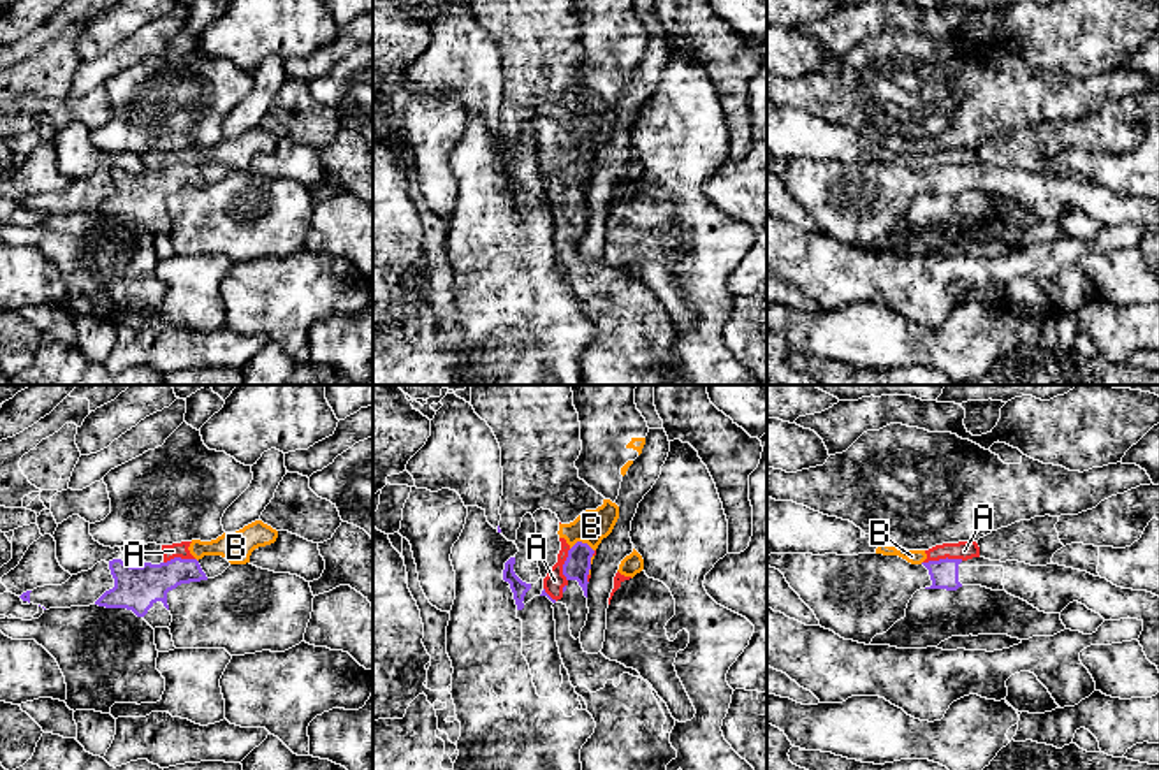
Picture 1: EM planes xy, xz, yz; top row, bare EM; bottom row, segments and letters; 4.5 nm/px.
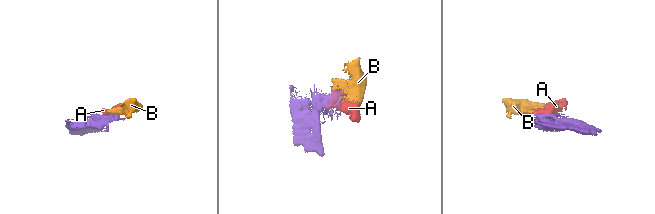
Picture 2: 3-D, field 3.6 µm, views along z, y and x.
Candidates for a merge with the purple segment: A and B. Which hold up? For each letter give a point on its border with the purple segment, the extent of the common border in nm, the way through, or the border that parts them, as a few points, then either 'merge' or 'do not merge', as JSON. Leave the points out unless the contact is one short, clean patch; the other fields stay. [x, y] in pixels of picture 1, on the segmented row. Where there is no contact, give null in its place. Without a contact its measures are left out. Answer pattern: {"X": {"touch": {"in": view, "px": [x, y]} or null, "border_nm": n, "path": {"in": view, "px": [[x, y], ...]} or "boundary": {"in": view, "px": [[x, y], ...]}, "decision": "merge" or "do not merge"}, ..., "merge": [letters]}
{"A": {"touch": {"in": "yz", "px": [943, 559]}, "border_nm": 180, "boundary": {"in": "yz", "px": [[962, 559], [940, 558], [924, 563]]}, "decision": "do not merge"}, "B": {"touch": {"in": "xz", "px": [581, 542]}, "border_nm": 110, "decision": "do not merge"}, "merge": []}

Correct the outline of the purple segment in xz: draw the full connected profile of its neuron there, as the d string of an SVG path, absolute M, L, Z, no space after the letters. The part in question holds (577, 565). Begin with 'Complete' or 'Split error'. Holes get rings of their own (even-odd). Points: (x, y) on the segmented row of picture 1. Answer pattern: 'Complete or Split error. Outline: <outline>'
Complete. Outline: M577 541L570 550L563 564L563 575L566 580L577 580L587 598L587 575L591 570L591 557L594 550L582 541Z

